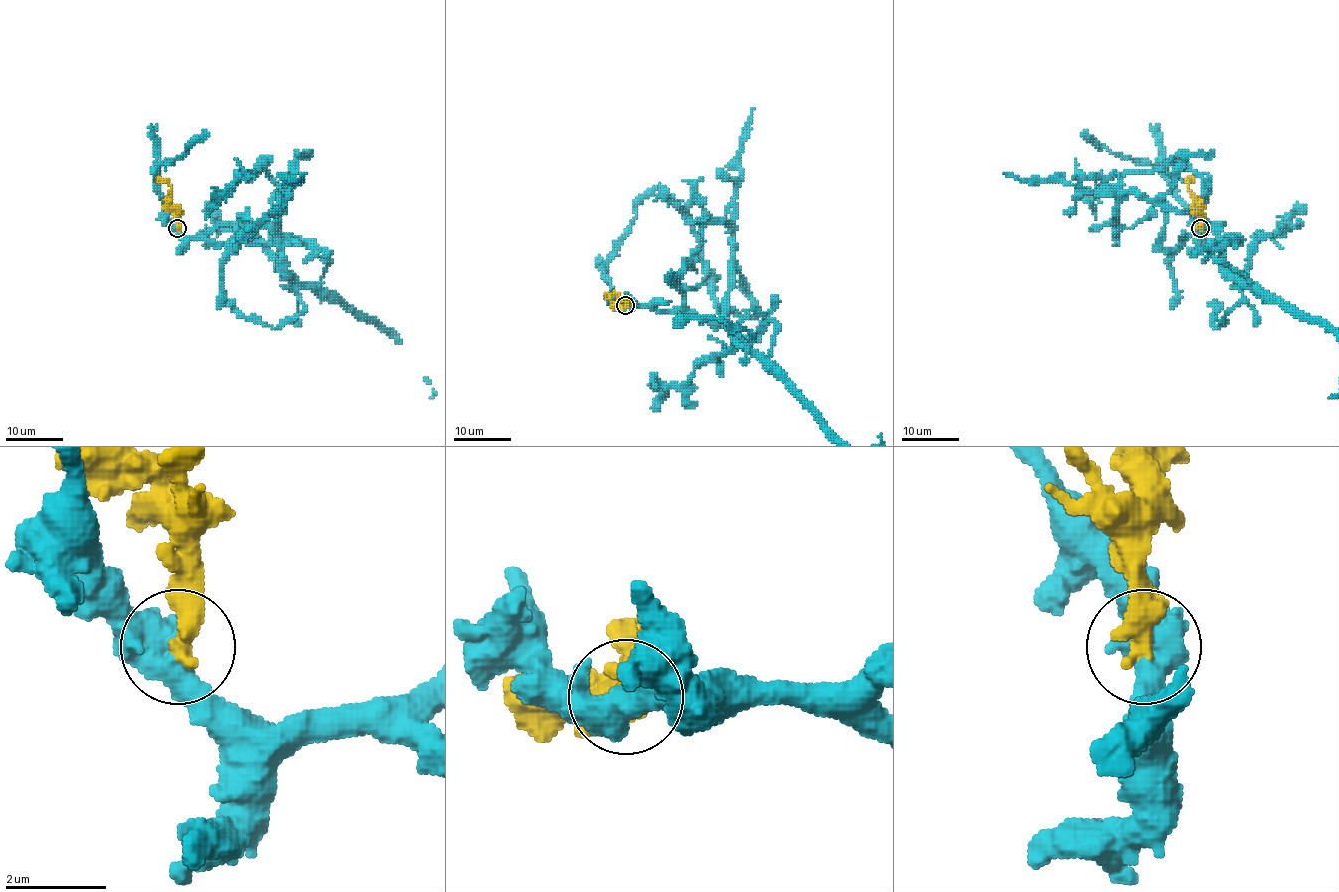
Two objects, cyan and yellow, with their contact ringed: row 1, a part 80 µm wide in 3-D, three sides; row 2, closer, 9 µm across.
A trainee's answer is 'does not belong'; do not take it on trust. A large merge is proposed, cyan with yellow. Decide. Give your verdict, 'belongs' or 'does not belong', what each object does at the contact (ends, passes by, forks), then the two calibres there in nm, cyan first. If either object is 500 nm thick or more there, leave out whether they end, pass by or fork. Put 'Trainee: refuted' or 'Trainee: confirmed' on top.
Trainee: refuted
belongs; 480 nm thick on the cyan side, 500 nm on the other

